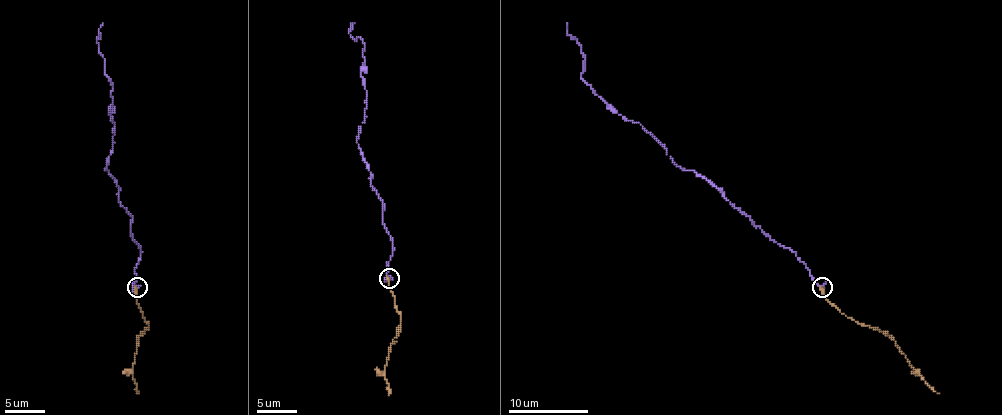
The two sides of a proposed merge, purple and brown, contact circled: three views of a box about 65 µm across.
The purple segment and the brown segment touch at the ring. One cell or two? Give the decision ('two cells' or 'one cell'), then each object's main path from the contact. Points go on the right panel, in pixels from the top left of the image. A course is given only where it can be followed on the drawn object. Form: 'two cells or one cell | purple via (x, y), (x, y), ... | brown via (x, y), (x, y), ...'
one cell | purple via (822, 288), (788, 248), (595, 93), (581, 77), (585, 55), (567, 33), (567, 23) | brown via (822, 288), (822, 294), (842, 313), (889, 335), (909, 365), (939, 393)

